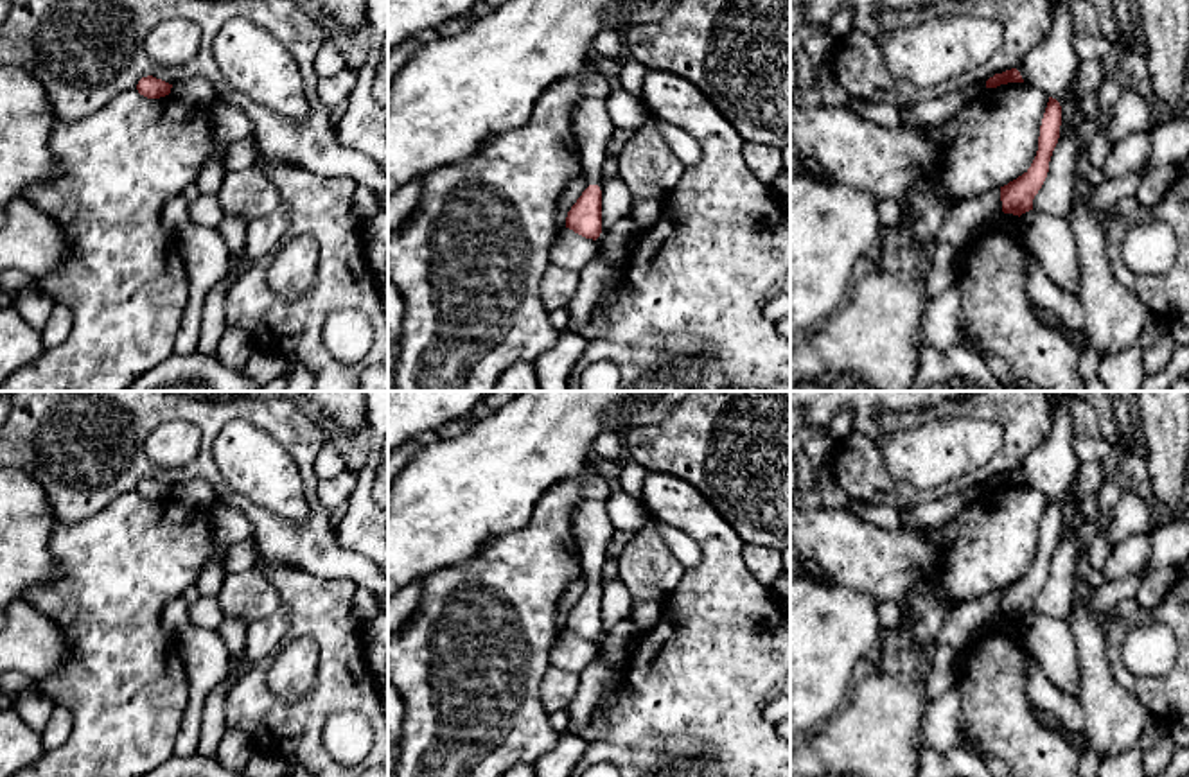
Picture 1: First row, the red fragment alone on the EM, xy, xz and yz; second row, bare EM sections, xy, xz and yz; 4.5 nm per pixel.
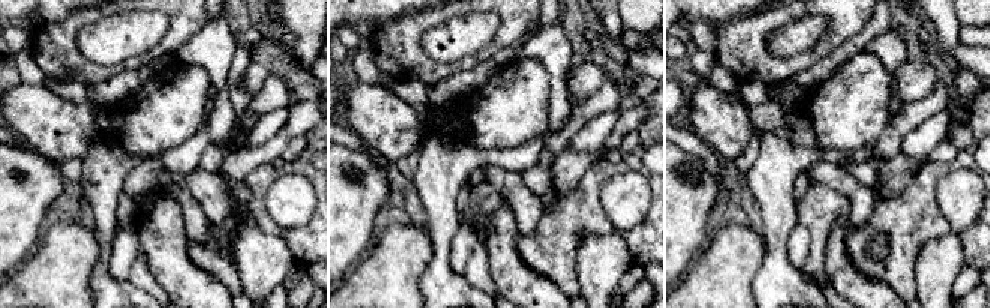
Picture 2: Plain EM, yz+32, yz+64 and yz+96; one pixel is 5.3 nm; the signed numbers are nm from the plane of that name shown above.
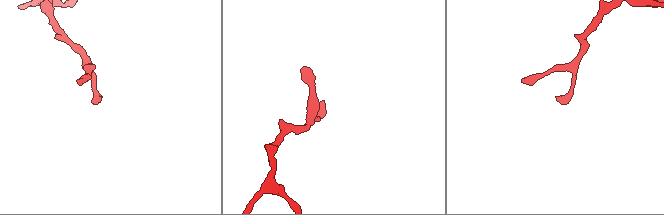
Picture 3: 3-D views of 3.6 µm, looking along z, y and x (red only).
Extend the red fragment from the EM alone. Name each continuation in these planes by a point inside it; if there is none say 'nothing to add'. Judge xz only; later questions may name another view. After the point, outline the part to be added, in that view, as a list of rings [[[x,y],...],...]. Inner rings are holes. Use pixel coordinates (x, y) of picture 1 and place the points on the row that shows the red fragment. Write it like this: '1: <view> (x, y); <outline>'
1: xz (593, 130); [[[586,97],[580,100],[571,113],[571,129],[589,185],[598,185],[616,129],[609,117],[607,99]]]

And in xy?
nothing to add

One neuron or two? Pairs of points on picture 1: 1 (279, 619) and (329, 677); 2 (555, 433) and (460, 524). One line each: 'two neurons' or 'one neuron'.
1: two neurons
2: one neuron

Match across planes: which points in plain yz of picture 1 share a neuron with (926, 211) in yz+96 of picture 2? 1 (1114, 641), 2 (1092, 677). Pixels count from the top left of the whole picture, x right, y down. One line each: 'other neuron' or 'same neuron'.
1: same neuron
2: other neuron

